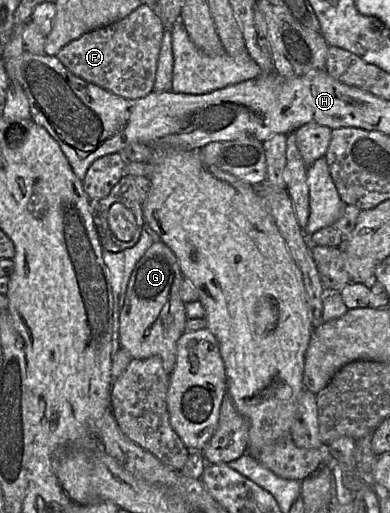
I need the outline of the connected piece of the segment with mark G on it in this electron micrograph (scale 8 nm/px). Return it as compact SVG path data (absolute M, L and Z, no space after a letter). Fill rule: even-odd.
M161 240L153 242L144 255L136 263L126 288L124 303L118 320L120 347L124 348L132 359L147 359L158 356L162 360L165 372L170 375L176 362L176 343L186 331L188 317L185 304L180 298L180 284L183 276L178 260L172 250Z

